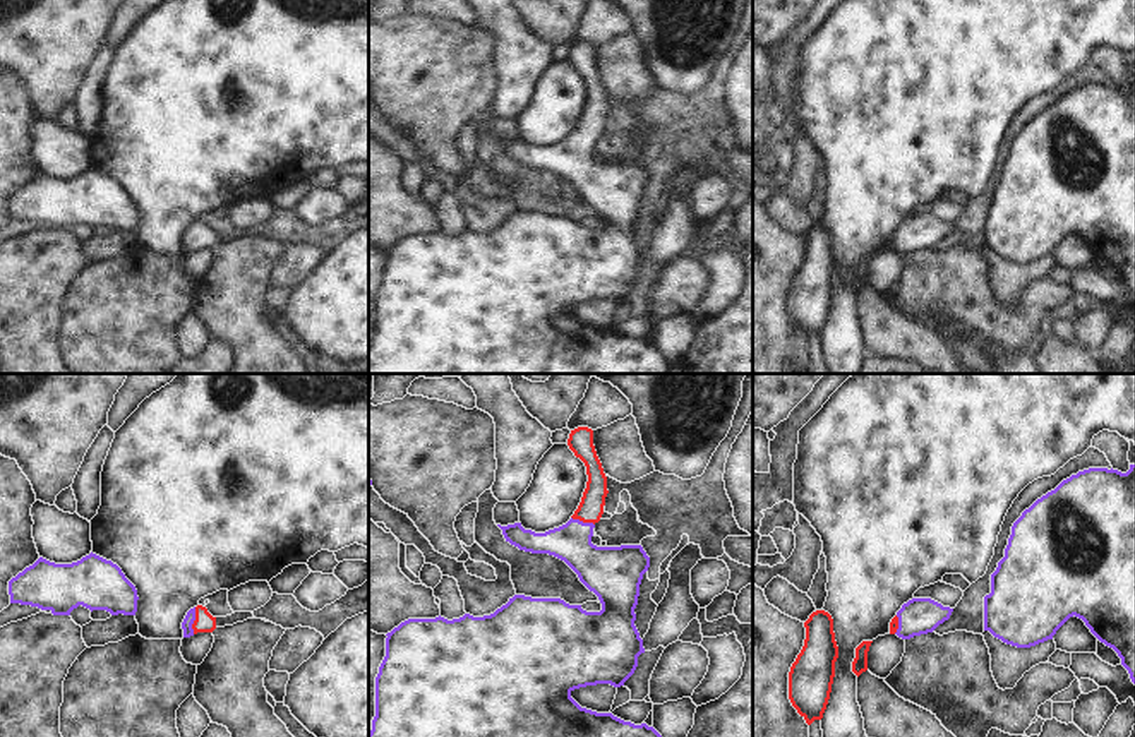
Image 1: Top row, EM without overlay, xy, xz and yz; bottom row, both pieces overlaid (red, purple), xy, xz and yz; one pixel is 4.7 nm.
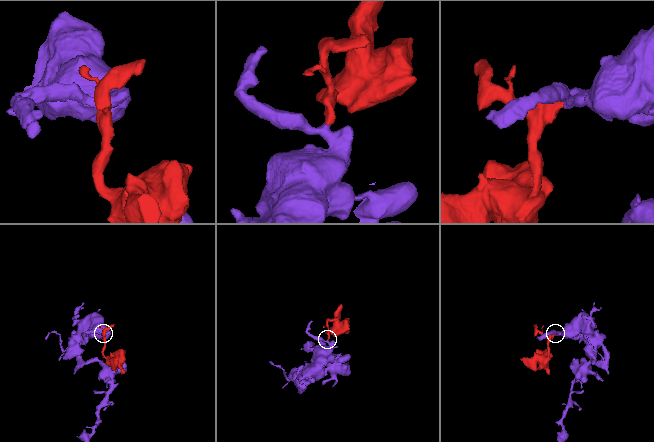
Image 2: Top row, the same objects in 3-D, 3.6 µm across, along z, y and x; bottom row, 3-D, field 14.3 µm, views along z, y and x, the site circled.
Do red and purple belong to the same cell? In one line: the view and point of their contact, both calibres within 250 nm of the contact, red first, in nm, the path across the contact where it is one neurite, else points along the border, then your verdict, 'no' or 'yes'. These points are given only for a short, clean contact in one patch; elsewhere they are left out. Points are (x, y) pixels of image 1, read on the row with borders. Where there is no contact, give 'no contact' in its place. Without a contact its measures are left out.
contact xy (194, 621); calibres 100 and 50 nm; way xy (204, 623), (194, 621), (189, 619); yes

